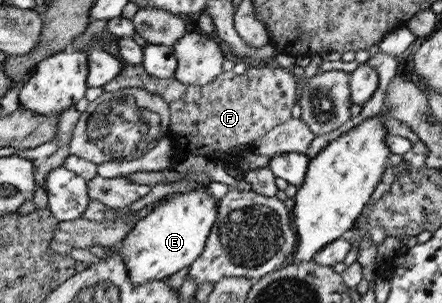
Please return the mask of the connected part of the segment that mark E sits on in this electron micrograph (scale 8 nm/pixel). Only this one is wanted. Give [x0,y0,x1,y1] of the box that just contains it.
[117,186,219,284]

